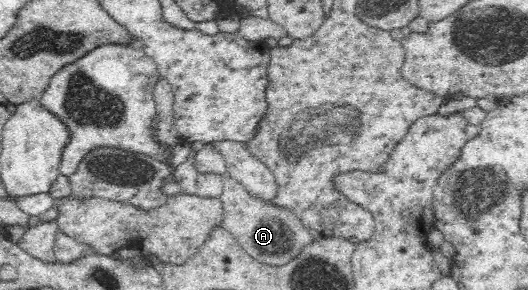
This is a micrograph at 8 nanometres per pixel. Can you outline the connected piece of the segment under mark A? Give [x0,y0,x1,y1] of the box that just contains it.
[219,176,310,266]

